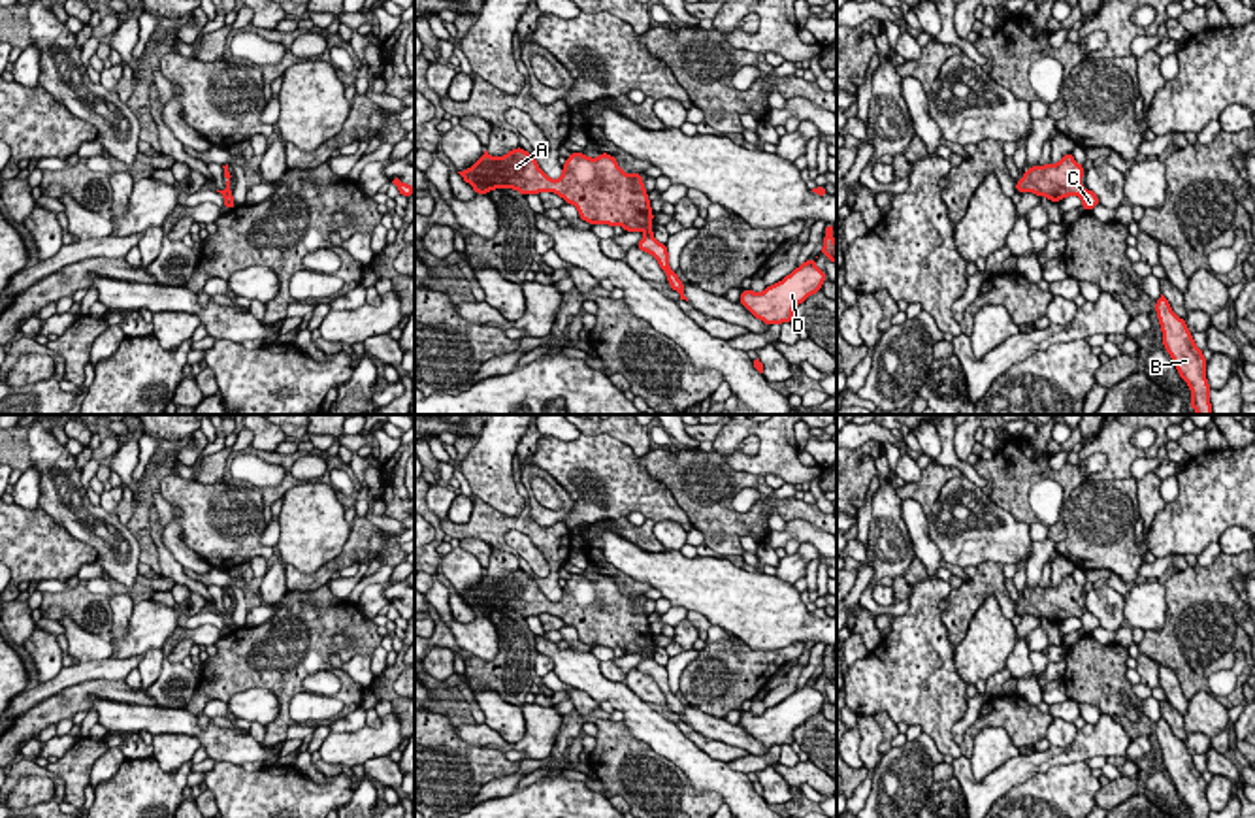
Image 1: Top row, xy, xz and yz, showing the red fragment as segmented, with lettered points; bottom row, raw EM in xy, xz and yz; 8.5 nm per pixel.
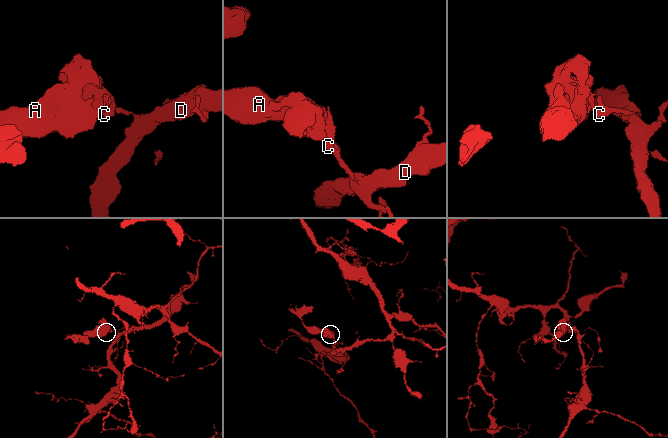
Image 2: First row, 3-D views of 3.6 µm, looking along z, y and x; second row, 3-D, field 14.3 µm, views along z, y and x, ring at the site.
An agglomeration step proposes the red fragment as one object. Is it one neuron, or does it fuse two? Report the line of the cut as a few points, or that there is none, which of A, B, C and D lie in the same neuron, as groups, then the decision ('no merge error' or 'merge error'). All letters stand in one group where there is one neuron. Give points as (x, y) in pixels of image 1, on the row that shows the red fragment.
xz (645, 236), (652, 238) | A / B C D | merge error

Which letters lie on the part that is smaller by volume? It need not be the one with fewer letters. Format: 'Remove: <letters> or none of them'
Remove: A

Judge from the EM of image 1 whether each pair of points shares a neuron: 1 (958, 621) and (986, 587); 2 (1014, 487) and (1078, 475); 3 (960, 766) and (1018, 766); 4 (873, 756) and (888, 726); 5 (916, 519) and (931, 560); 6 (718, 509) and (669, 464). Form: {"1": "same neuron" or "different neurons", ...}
{"1": "same neuron", "2": "same neuron", "3": "same neuron", "4": "different neurons", "5": "same neuron", "6": "same neuron"}

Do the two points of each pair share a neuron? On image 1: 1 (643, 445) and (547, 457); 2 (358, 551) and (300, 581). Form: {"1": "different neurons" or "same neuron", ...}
{"1": "different neurons", "2": "same neuron"}

